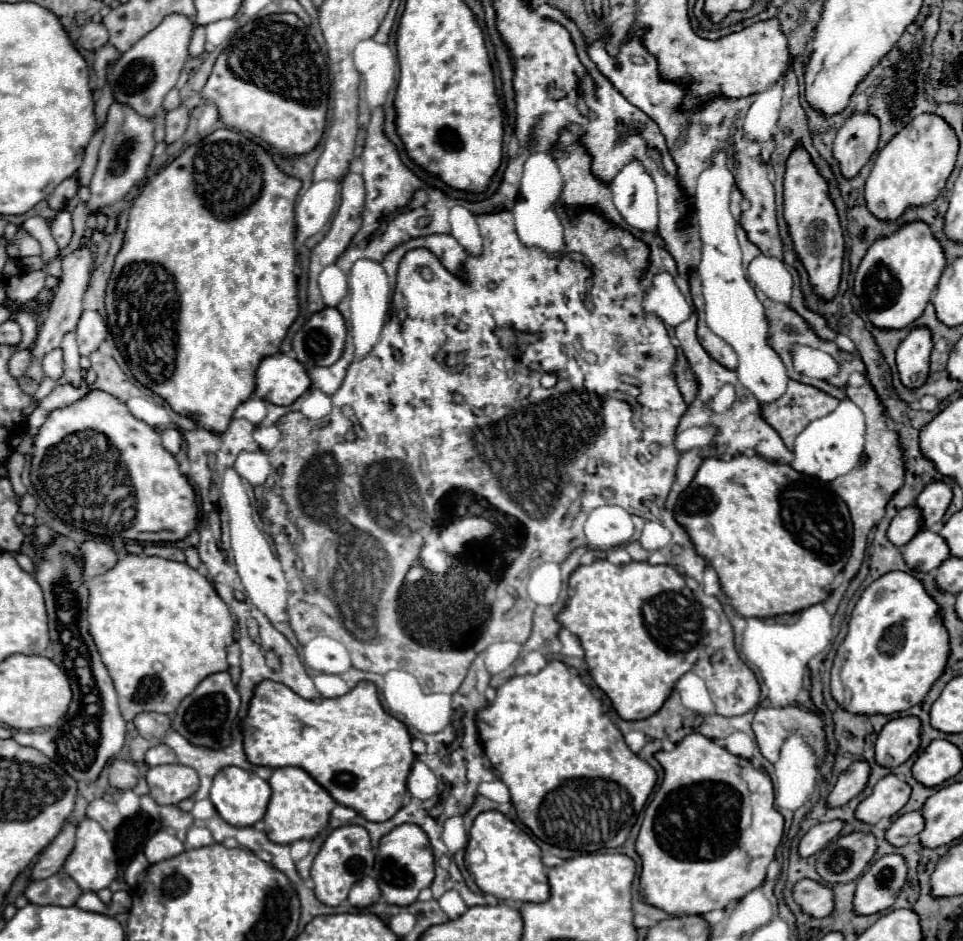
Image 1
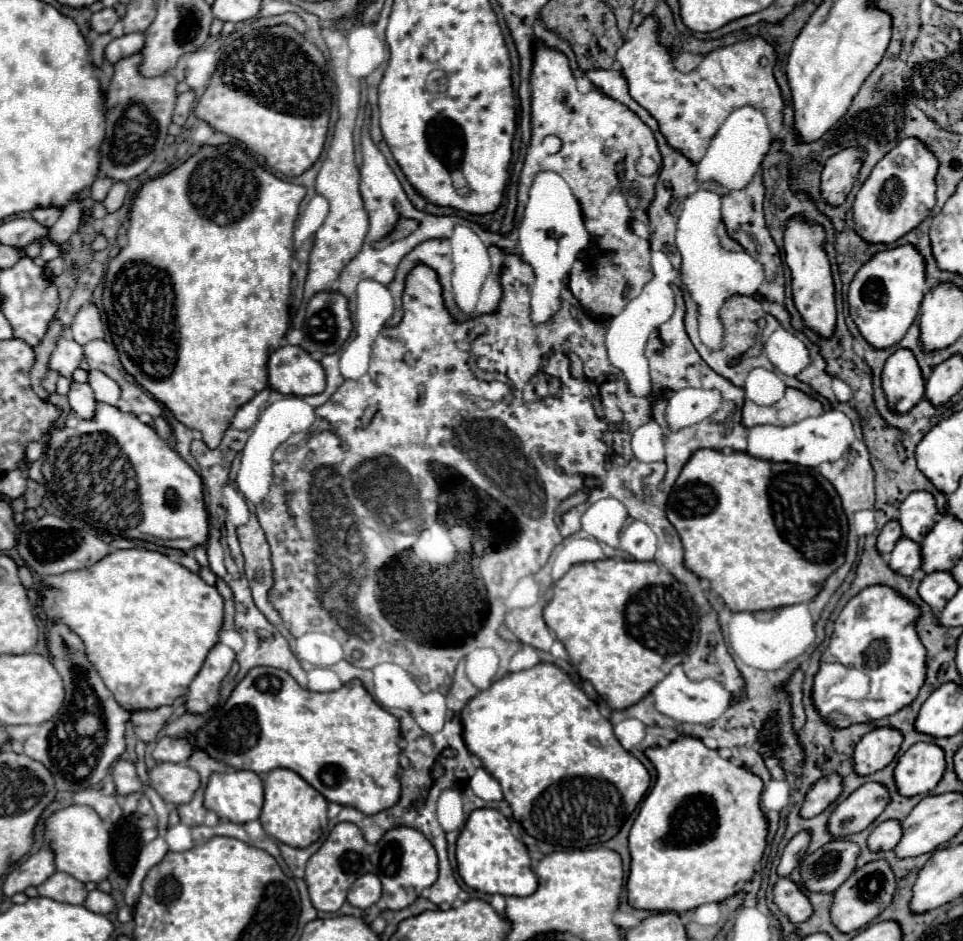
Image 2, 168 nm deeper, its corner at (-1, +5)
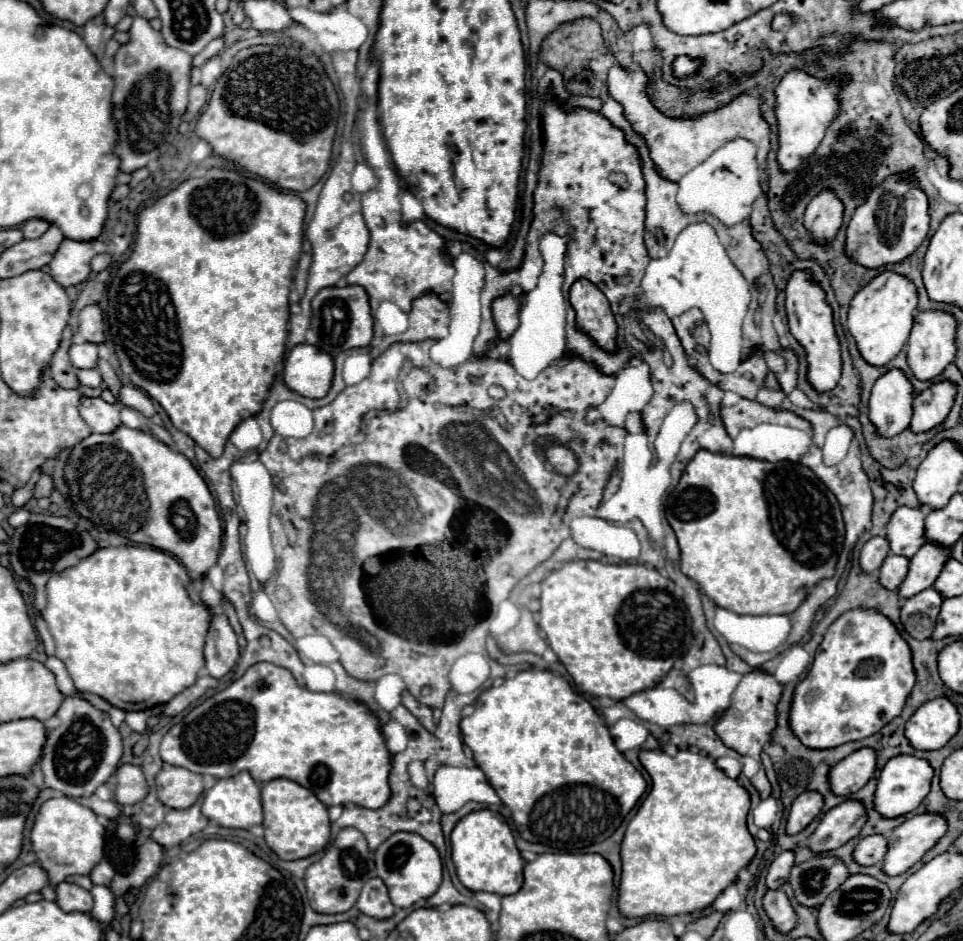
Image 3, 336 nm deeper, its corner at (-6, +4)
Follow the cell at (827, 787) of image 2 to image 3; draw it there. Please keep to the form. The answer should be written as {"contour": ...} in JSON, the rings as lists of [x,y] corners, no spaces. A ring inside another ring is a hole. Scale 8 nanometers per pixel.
{"contour":[[[808,790],[808,792],[800,794],[792,802],[792,810],[790,810],[790,816],[788,816],[786,832],[788,834],[798,834],[800,830],[804,830],[820,814],[822,806],[824,806],[824,798],[822,798],[820,792]]]}

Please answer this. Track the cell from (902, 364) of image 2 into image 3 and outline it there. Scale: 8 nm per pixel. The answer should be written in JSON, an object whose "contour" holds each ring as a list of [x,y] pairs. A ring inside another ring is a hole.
{"contour":[[[900,368],[880,376],[870,396],[870,420],[882,436],[896,436],[910,426],[914,412],[914,386]]]}

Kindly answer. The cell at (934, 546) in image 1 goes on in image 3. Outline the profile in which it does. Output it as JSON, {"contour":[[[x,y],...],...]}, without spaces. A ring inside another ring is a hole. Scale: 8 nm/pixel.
{"contour":[[[888,554],[888,558],[884,560],[884,564],[878,572],[880,584],[886,586],[888,590],[898,590],[898,586],[904,582],[904,578],[908,574],[908,564],[910,564],[910,560],[906,556]]]}

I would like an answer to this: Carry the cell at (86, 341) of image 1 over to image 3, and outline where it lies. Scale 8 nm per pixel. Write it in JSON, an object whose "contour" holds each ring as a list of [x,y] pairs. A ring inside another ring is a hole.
{"contour":[[[92,304],[92,306],[86,306],[80,316],[80,328],[78,332],[84,336],[86,342],[92,342],[92,344],[100,344],[104,342],[104,320],[102,320],[102,310]]]}

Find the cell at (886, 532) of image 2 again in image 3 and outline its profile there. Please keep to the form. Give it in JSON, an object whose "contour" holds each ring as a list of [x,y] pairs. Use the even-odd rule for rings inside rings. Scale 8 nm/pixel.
{"contour":[[[874,536],[870,538],[860,552],[860,568],[864,572],[876,572],[880,570],[884,558],[890,554],[890,542],[886,536]]]}

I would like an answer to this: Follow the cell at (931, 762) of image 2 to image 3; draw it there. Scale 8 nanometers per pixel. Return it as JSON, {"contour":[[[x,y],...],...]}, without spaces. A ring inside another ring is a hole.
{"contour":[[[900,754],[896,758],[892,758],[880,772],[878,778],[878,786],[876,786],[876,810],[886,816],[886,818],[894,818],[900,814],[908,814],[912,810],[916,810],[920,806],[920,802],[926,798],[926,794],[930,792],[930,784],[934,778],[934,768],[930,766],[928,760],[918,758],[918,756],[910,756],[910,754]]]}

